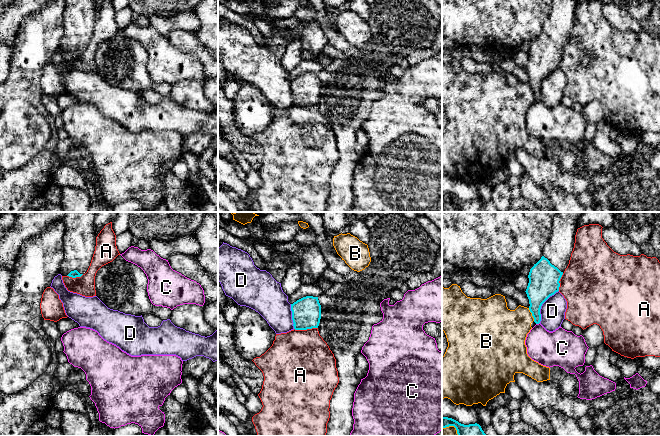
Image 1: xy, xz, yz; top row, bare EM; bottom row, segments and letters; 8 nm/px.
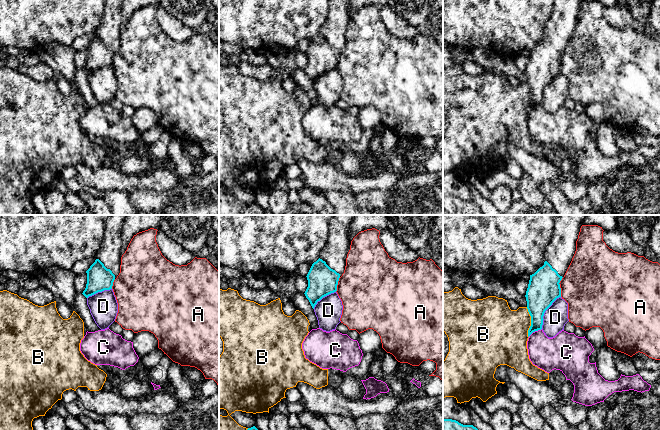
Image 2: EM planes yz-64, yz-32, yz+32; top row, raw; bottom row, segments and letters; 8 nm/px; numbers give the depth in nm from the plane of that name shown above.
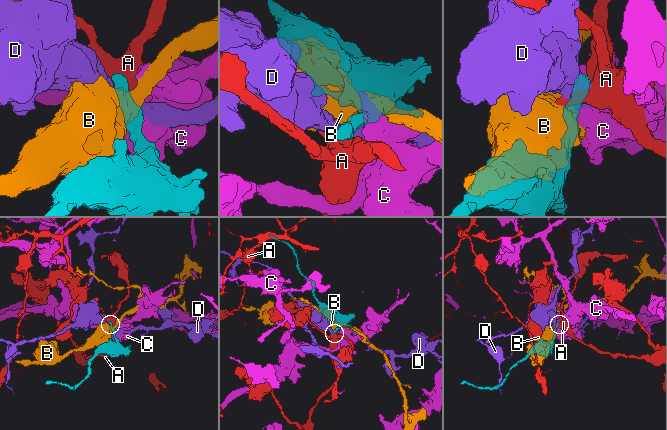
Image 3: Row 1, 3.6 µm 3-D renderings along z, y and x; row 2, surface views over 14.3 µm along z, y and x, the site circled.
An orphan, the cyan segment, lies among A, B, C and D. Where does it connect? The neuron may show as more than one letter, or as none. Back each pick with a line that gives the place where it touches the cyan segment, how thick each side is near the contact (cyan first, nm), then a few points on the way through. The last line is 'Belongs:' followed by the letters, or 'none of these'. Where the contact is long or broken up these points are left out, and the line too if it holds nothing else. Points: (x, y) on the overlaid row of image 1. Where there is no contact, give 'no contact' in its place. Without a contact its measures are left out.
Belongs: none of these

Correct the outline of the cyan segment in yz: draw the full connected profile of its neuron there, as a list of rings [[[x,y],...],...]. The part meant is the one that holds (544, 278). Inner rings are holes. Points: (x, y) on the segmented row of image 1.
[[[556,212],[549,241],[543,256],[530,269],[526,294],[534,322],[541,321],[542,304],[559,291],[560,279],[569,264],[574,248],[578,219],[583,212]]]

